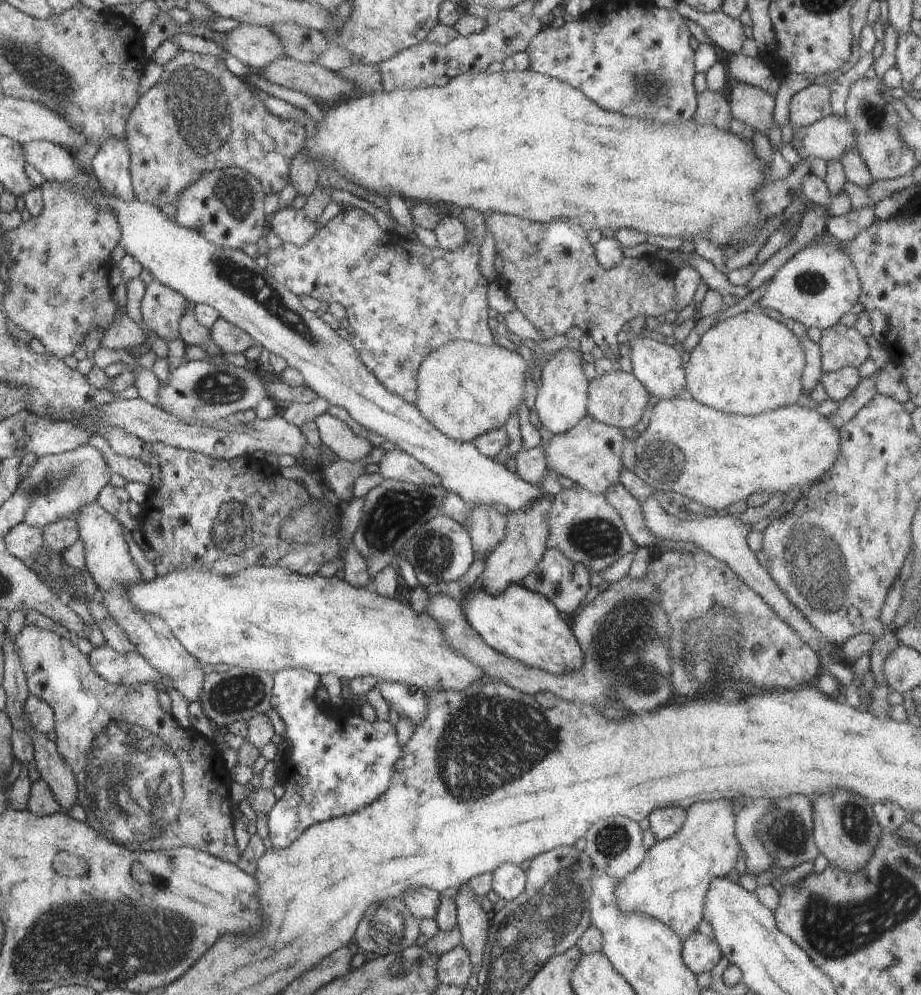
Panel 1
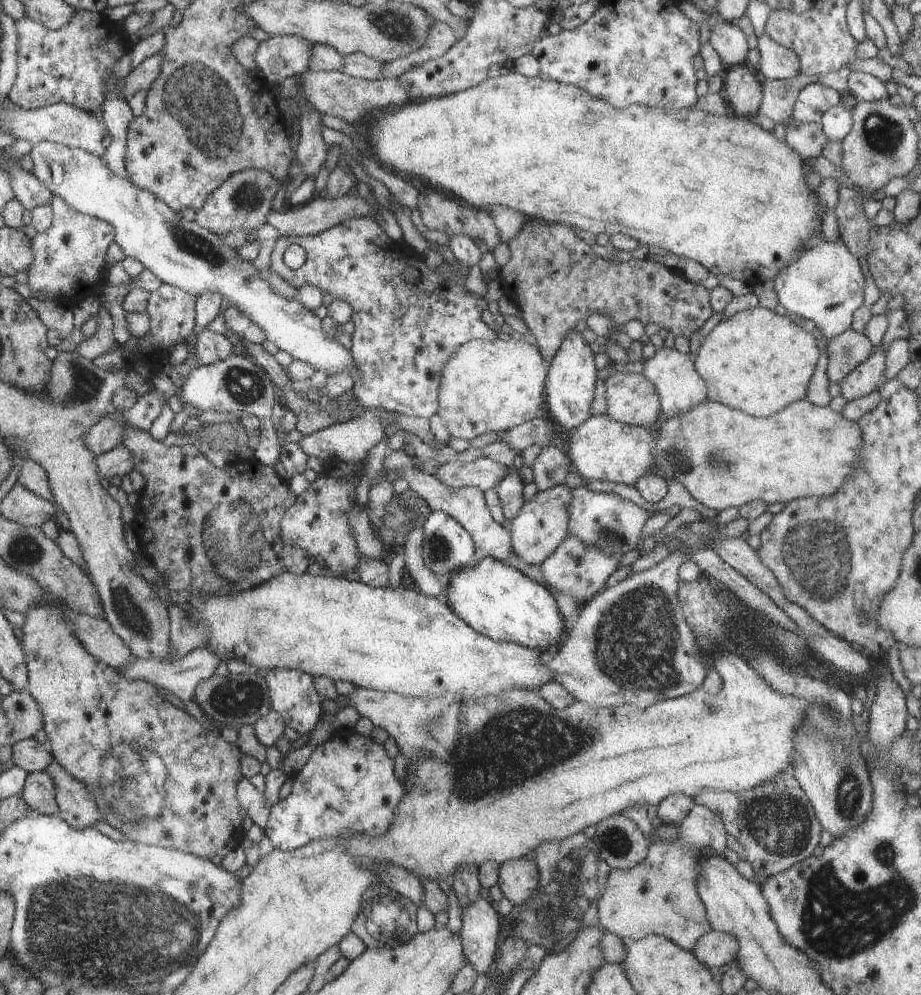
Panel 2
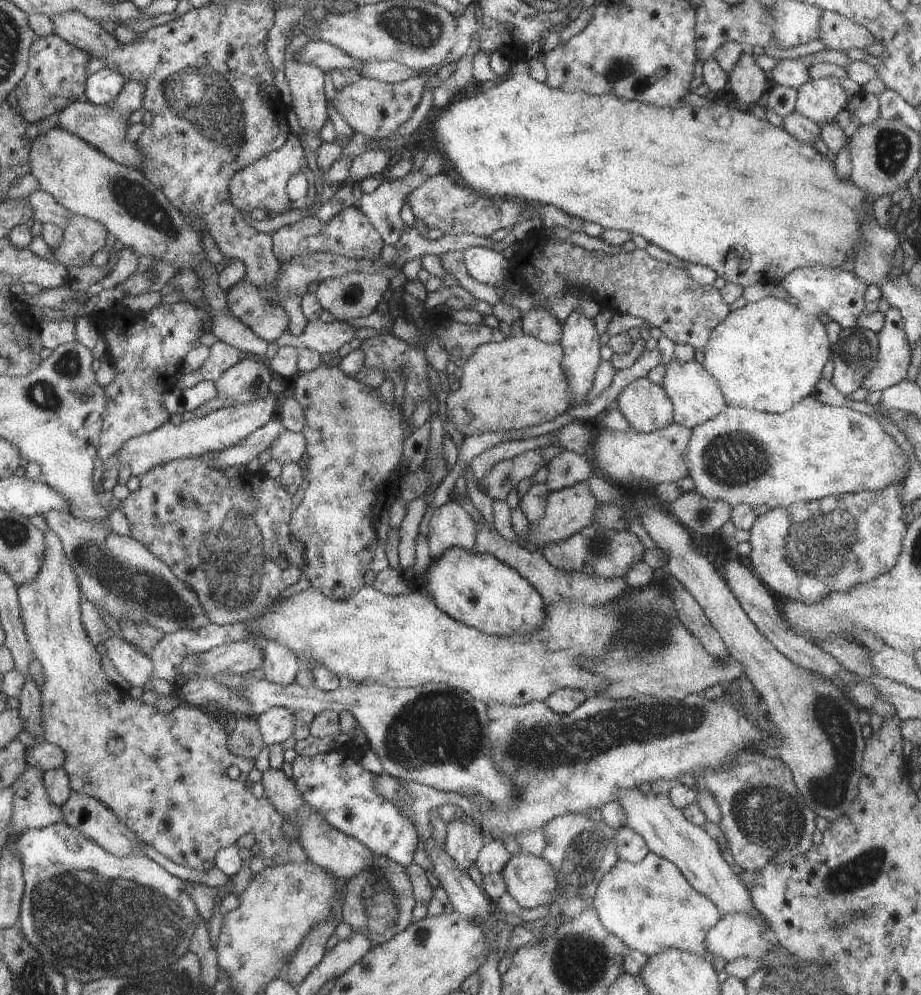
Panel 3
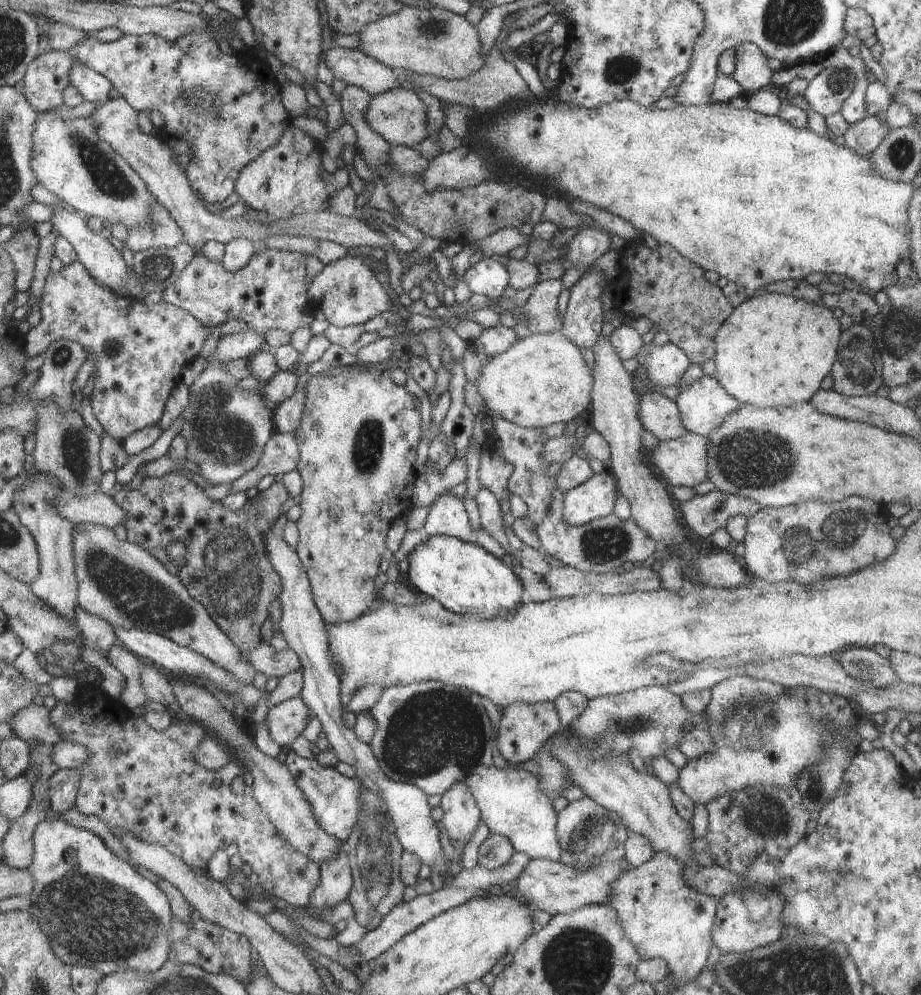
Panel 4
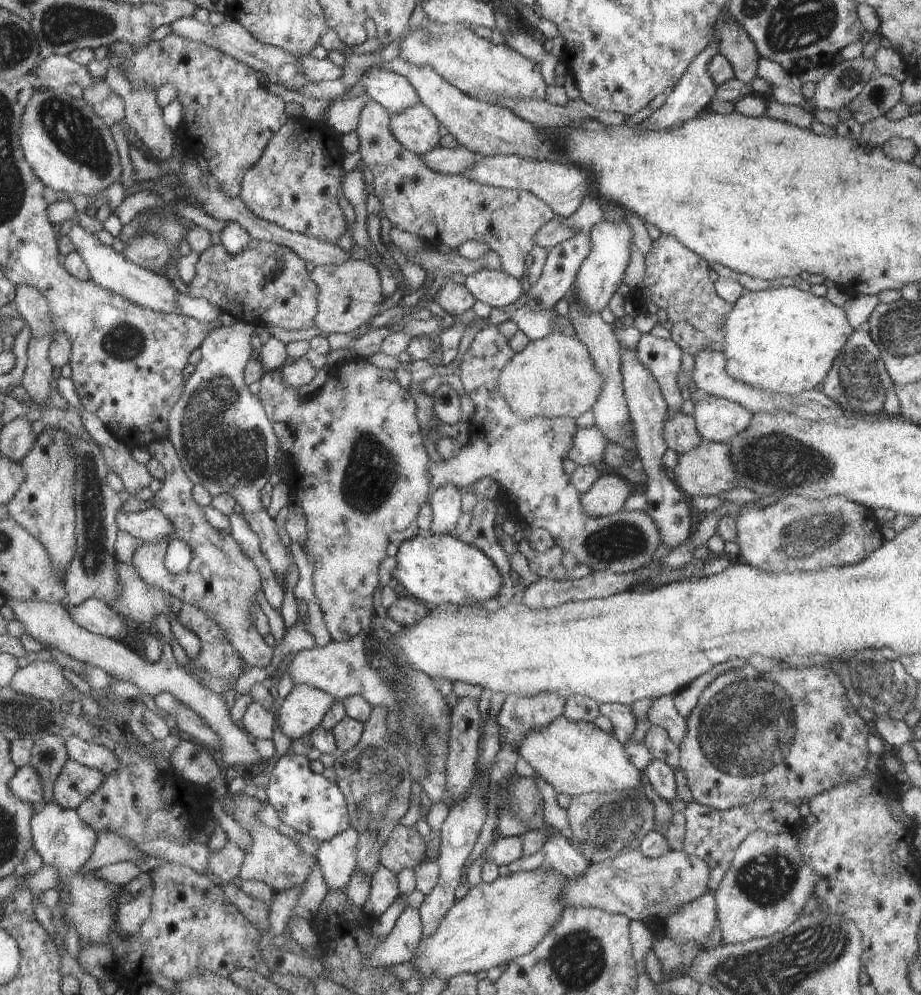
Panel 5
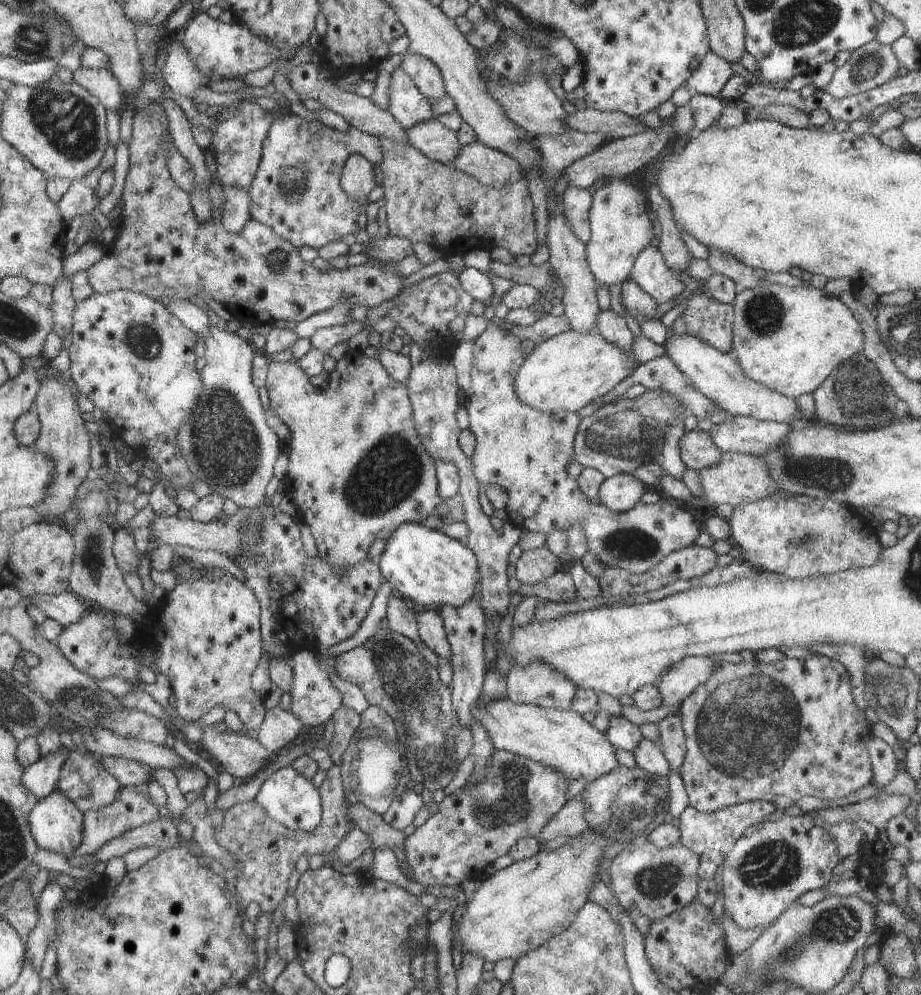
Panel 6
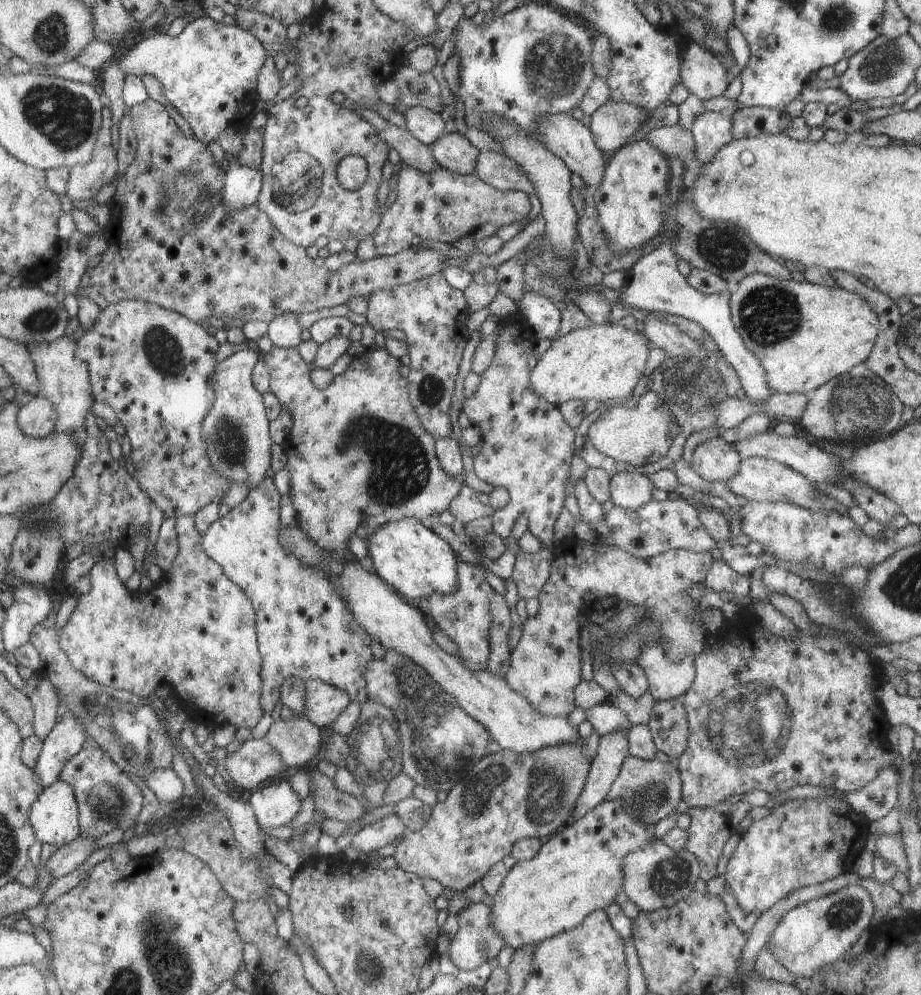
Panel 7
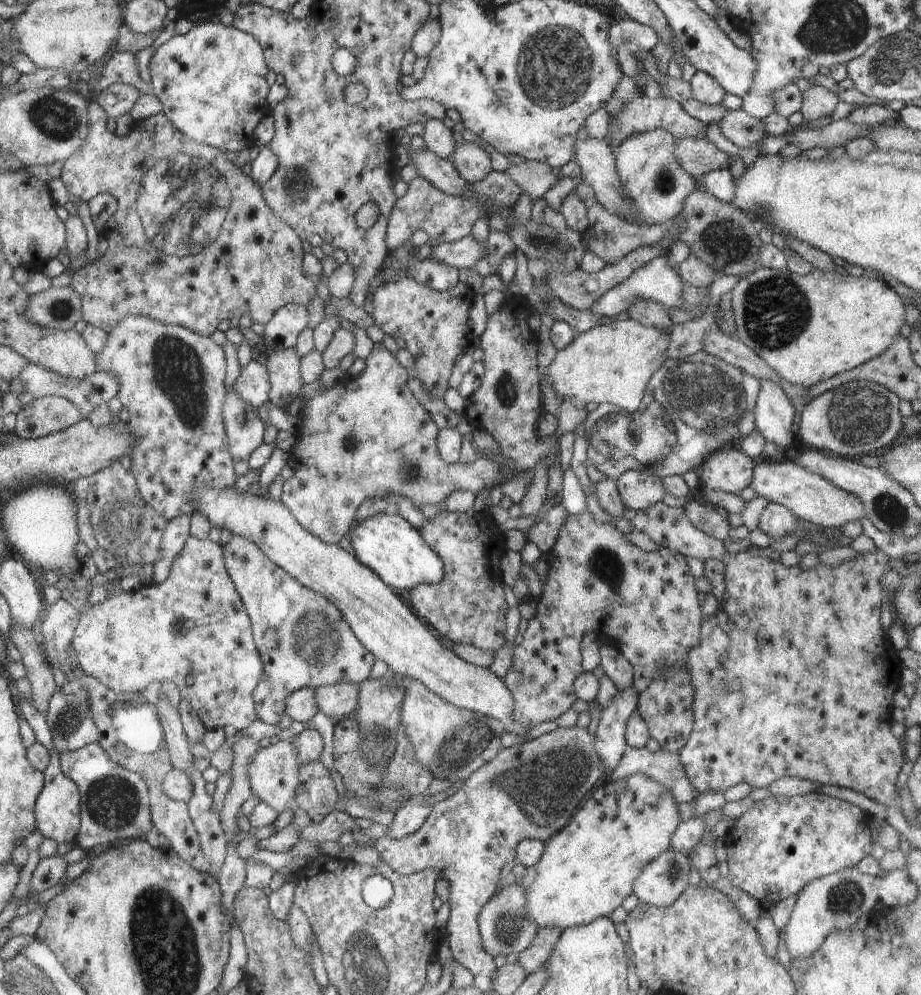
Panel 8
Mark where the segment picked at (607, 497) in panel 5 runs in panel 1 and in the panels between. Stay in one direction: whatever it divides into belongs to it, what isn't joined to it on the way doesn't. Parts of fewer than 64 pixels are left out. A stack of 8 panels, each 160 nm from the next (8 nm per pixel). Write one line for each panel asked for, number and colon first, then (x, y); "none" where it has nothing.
1: (527, 532)
2: (542, 524)
3: (567, 511)
4: (594, 499)

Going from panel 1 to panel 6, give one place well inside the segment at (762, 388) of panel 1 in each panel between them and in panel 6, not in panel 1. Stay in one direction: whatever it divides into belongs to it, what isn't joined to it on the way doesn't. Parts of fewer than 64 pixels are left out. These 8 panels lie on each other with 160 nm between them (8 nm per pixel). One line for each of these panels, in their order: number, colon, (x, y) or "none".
2: (758, 361)
3: (767, 356)
4: (774, 351)
5: (784, 341)
6: (788, 339)

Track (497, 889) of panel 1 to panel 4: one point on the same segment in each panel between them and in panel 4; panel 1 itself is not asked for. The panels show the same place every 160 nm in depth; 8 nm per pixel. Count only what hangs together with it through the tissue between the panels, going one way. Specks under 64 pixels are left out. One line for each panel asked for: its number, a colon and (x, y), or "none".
2: (518, 878)
3: (531, 881)
4: (553, 887)

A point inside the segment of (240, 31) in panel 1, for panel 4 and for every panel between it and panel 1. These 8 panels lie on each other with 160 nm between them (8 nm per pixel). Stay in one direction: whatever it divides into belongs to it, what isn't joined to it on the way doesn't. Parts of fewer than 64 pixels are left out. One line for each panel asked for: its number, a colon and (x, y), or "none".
2: (280, 57)
3: (322, 55)
4: (351, 66)

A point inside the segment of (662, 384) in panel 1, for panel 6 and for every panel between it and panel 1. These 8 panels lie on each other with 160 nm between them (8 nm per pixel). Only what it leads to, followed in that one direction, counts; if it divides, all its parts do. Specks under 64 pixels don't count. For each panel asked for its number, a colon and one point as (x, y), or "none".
2: (680, 387)
3: (695, 396)
4: (704, 404)
5: (718, 420)
6: (745, 435)

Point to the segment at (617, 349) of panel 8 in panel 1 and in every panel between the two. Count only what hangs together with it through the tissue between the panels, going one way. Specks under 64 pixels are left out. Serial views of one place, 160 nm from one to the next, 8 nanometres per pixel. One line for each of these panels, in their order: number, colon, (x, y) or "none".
1: (464, 389)
2: (486, 386)
3: (517, 383)
4: (543, 379)
5: (555, 377)
6: (569, 371)
7: (603, 362)

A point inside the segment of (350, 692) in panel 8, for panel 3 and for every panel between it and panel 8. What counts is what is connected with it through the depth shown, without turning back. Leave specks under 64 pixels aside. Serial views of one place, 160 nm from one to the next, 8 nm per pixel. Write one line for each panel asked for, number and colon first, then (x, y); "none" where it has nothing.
3: (276, 725)
4: (286, 721)
5: (305, 707)
6: (315, 700)
7: (323, 703)

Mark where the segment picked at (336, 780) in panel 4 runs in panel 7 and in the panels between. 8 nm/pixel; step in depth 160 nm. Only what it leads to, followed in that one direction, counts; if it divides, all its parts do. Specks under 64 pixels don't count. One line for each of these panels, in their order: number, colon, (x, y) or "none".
5: (310, 803)
6: (288, 797)
7: (275, 804)

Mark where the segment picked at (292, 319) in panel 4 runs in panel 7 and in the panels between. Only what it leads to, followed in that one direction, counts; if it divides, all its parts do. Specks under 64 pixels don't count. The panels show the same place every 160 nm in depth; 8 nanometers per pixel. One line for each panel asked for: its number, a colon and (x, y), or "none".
5: (266, 284)
6: (161, 250)
7: (236, 264)

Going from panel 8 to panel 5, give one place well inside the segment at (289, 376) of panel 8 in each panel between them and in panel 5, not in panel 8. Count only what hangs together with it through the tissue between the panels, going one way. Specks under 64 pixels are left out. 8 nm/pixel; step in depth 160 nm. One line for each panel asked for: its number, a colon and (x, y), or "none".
5: (358, 469)
6: (357, 466)
7: (355, 448)

